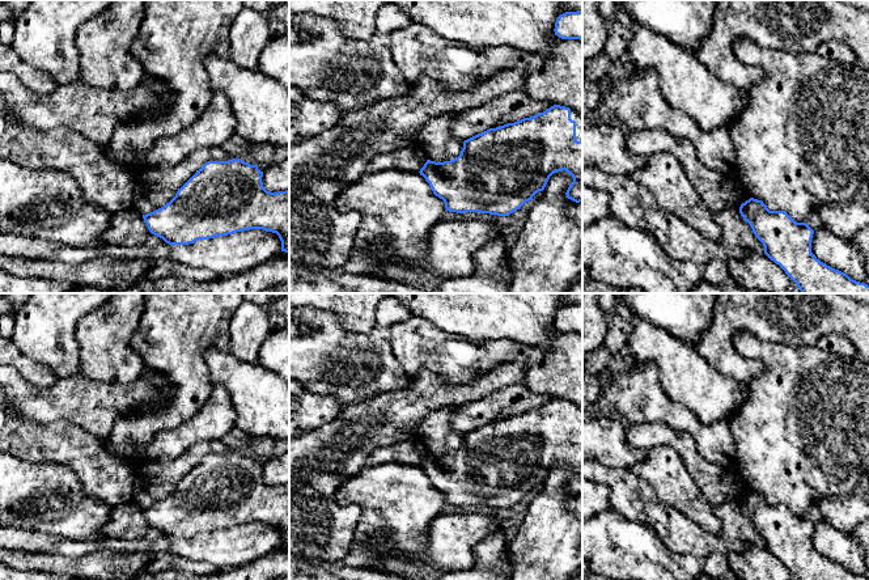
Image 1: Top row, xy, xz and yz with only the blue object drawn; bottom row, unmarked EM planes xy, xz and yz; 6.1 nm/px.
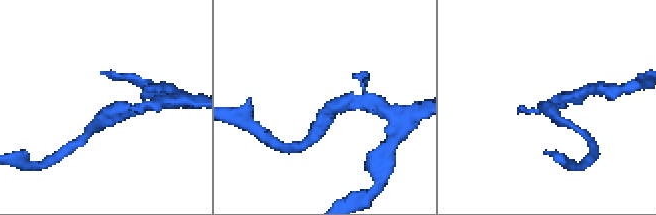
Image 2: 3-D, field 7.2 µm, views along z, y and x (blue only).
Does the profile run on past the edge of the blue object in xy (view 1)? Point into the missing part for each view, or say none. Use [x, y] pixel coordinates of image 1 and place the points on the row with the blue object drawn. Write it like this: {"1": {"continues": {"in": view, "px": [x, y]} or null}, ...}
{"1": {"continues": null}}

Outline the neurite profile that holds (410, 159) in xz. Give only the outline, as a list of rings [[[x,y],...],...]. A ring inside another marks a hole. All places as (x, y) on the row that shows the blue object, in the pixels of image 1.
[[[408,145],[376,156],[366,166],[369,172],[404,170],[420,172],[427,162],[425,152],[419,145]]]

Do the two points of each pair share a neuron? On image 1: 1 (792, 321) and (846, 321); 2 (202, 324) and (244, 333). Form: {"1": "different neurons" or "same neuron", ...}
{"1": "same neuron", "2": "different neurons"}

